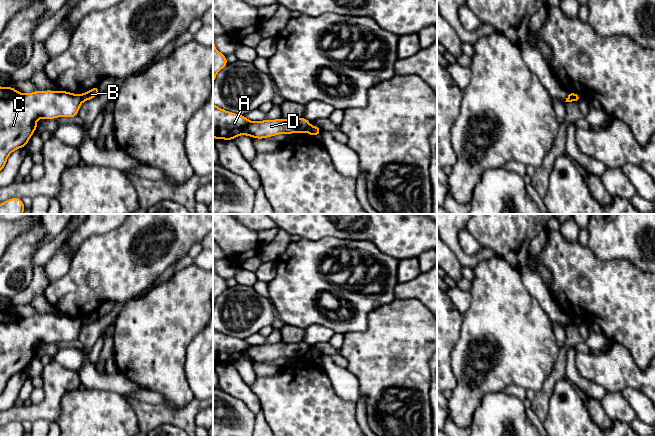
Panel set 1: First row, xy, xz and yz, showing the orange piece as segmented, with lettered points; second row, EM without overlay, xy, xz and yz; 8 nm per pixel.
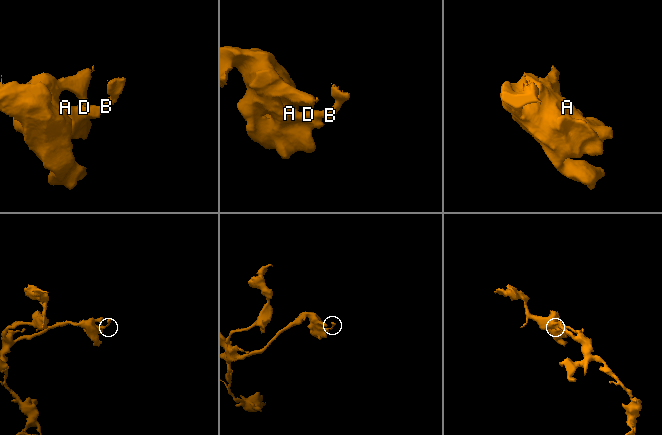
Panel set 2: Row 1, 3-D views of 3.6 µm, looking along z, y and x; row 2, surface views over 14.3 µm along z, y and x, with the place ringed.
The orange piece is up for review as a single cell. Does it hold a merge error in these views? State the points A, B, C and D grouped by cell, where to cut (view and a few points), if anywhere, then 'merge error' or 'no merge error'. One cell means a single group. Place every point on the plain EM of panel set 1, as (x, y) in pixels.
A C D / B; cut in xy along (81, 318), (83, 325); merge error

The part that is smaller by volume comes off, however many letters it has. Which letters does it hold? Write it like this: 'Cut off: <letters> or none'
Cut off: B

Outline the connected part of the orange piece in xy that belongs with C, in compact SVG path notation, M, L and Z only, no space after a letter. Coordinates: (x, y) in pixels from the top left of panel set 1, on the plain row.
M0 310L0 395L6 390L9 379L25 371L37 352L37 344L46 344L57 341L75 341L83 326L82 318L67 315L35 315L33 317L20 317L13 311Z

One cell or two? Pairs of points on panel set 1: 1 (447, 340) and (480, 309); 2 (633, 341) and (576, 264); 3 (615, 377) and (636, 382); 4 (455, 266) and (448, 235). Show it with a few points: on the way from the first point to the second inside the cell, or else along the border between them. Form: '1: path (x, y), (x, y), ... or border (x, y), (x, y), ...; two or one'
1: border (463, 314), (459, 338), (452, 350); two
2: path (633, 320), (633, 312), (597, 276); one
3: path (620, 377), (631, 377); one
4: border (447, 244), (462, 266); two

